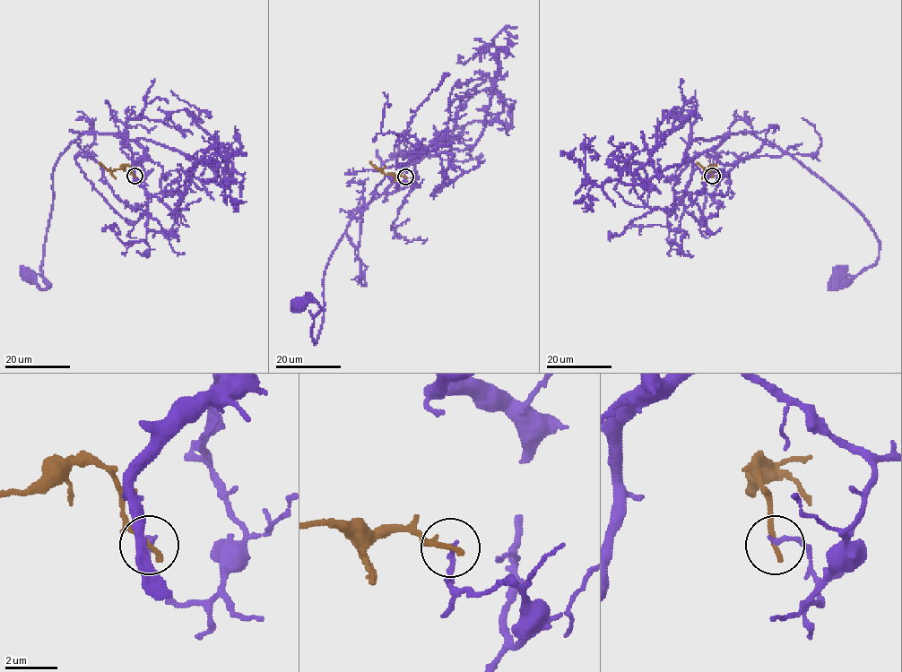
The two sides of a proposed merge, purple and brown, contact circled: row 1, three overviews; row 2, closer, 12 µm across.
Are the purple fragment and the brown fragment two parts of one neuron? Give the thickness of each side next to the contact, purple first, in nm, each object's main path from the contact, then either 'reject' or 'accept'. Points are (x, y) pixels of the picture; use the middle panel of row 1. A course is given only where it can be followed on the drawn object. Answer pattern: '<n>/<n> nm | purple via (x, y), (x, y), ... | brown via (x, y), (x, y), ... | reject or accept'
200/240 nm | purple via (405, 176), (417, 186), (414, 172), (405, 186), (370, 200), (335, 247), (315, 344), (320, 306), (298, 304) | brown via (405, 176), (383, 173), (369, 161) | reject

